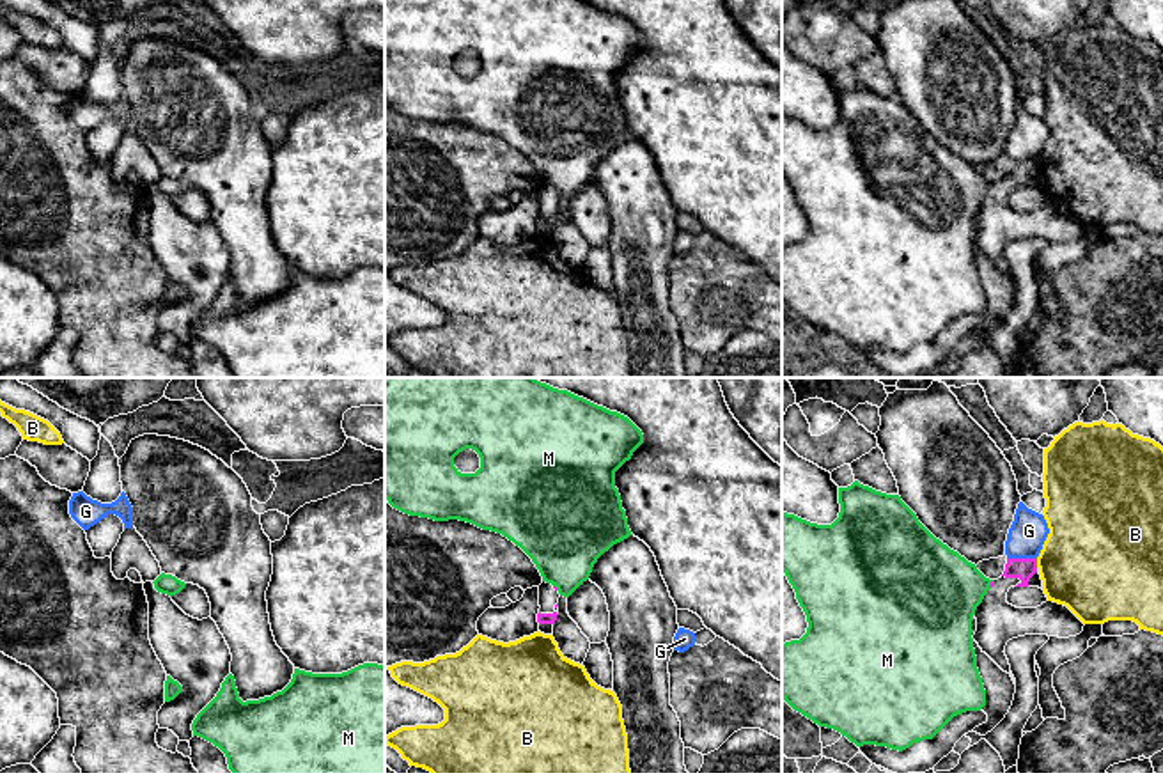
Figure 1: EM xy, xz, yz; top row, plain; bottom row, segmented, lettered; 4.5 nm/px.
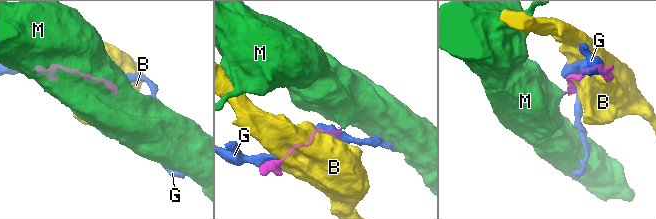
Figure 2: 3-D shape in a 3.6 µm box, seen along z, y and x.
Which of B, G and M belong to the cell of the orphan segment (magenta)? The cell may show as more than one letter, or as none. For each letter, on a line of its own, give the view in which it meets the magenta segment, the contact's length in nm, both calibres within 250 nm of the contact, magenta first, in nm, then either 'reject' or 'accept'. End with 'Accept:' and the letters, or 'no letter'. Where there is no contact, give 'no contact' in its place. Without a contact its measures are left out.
B: meets magenta in yz; contact 40 nm long; 100 nm thick on the magenta side, 460 nm on the other; reject
G: meets magenta in yz; contact 140 nm long; 100 nm thick on the magenta side, 170 nm on the other; reject
M: meets magenta in yz; contact 50 nm long; 20 nm thick on the magenta side, 380 nm on the other; reject
Accept: no letter

